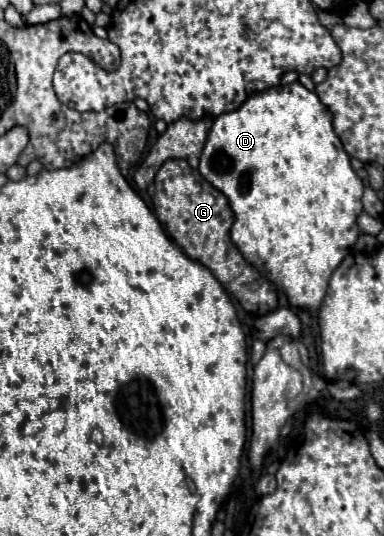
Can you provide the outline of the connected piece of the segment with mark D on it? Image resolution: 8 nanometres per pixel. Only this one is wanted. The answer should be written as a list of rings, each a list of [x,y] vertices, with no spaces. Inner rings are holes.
[[[295,81],[291,85],[279,85],[279,87],[271,87],[263,93],[255,93],[239,109],[219,115],[207,135],[207,141],[205,141],[205,147],[201,153],[201,161],[199,161],[199,173],[229,199],[229,205],[235,215],[235,221],[231,227],[231,241],[239,247],[239,251],[245,255],[245,259],[249,259],[249,263],[253,263],[261,271],[261,275],[265,275],[265,279],[273,281],[275,287],[285,291],[291,305],[319,309],[319,305],[326,295],[331,273],[337,269],[341,259],[351,251],[353,243],[359,237],[357,215],[363,211],[363,203],[361,203],[363,183],[357,177],[357,173],[353,171],[353,167],[349,163],[349,155],[345,153],[341,139],[333,131],[333,113],[319,101],[319,97],[313,91],[309,91],[307,87],[303,87],[299,81]]]

